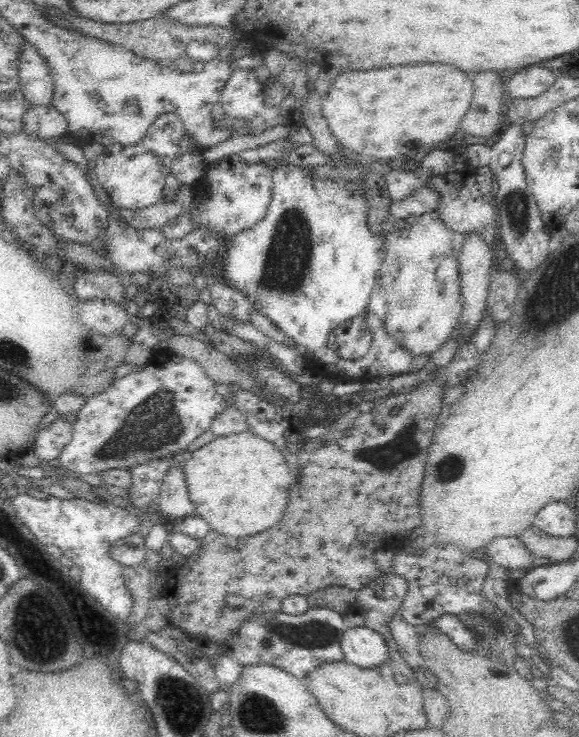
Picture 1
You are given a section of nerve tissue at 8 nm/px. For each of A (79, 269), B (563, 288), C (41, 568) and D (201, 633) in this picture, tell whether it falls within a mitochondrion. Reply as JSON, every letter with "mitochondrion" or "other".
{"A":"other","B":"mitochondrion","C":"other","D":"other"}

